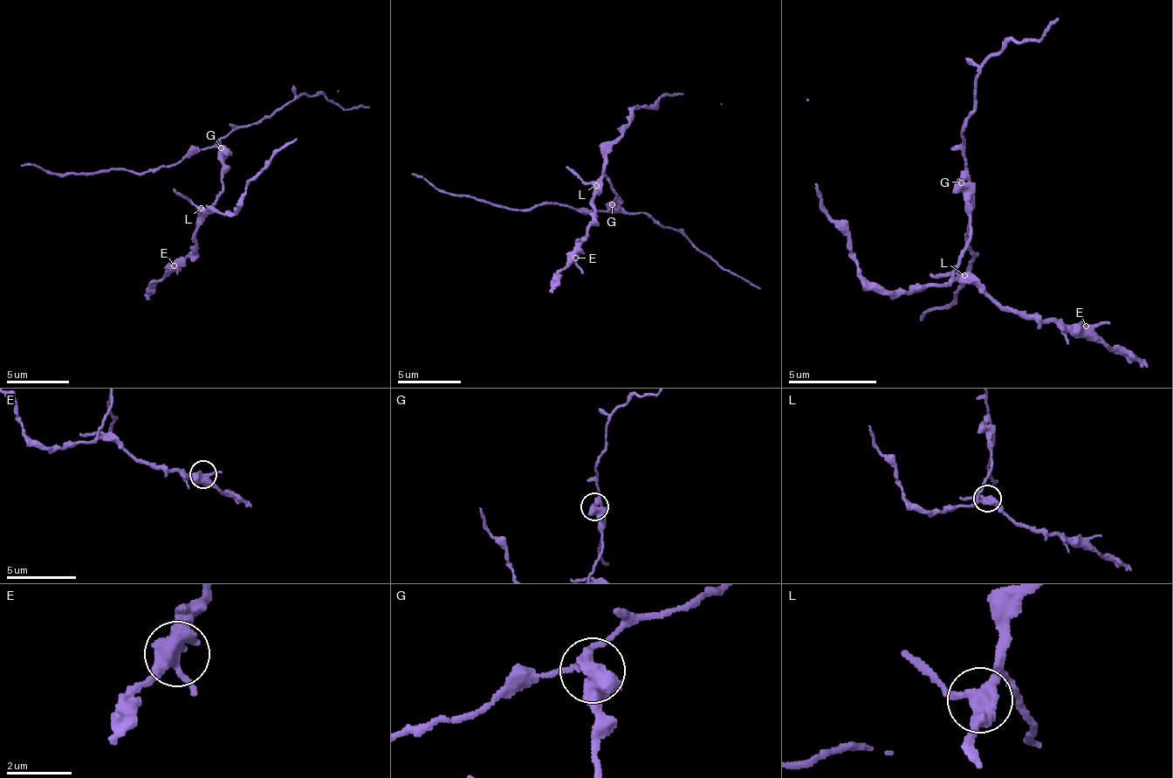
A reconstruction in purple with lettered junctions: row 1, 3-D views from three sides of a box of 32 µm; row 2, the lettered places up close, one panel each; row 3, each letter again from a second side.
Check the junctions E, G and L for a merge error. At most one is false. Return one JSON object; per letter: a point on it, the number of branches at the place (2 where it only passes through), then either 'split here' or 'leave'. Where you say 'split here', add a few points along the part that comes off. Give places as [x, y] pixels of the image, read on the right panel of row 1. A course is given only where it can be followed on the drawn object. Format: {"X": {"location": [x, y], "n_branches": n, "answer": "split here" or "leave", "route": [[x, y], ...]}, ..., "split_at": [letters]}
{"E": {"location": [1086, 326], "n_branches": 3, "answer": "leave"}, "G": {"location": [961, 182], "n_branches": 3, "answer": "split here", "route": [[962, 183], [970, 188], [967, 228], [969, 248], [975, 260], [952, 303], [919, 320]]}, "L": {"location": [964, 275], "n_branches": 4, "answer": "leave"}, "split_at": ["G"]}

